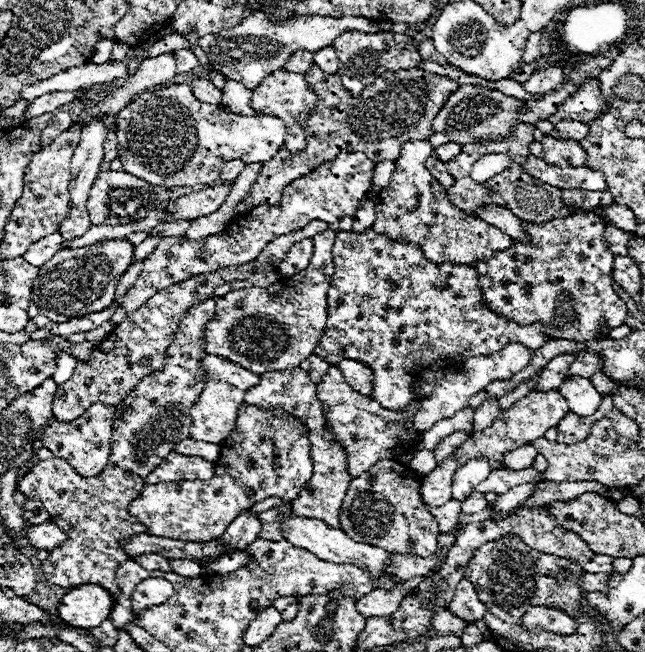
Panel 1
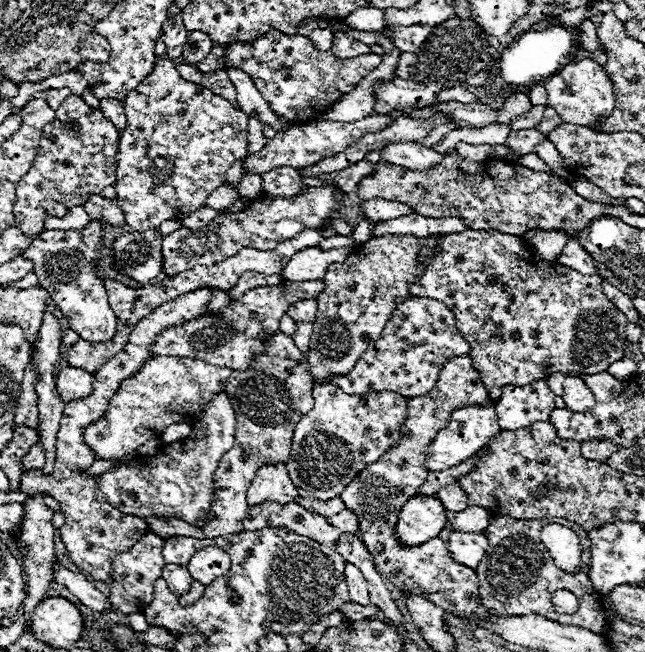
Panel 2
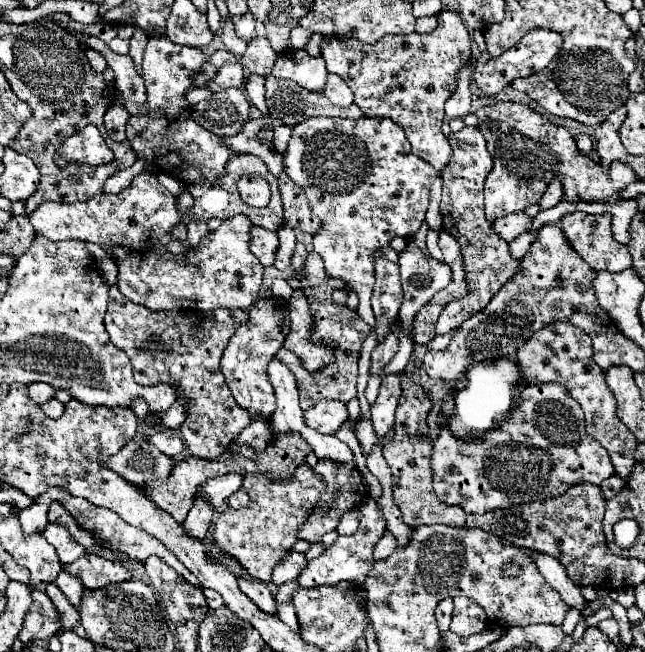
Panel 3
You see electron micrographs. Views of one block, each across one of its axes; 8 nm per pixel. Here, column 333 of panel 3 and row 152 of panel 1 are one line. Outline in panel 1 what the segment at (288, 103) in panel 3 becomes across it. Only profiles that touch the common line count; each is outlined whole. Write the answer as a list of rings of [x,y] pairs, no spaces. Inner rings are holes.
[[[108,132],[106,142],[104,142],[104,160],[100,164],[100,170],[108,170],[110,162],[116,158],[116,134]]]

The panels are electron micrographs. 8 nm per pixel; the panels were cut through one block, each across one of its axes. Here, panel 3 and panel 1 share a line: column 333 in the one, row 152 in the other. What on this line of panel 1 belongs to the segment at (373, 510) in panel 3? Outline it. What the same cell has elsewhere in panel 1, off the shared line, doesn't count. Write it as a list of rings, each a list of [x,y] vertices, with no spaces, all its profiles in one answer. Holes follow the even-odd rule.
[[[546,136],[544,142],[544,160],[554,166],[584,166],[586,164],[586,152],[576,140],[558,140],[552,136]]]

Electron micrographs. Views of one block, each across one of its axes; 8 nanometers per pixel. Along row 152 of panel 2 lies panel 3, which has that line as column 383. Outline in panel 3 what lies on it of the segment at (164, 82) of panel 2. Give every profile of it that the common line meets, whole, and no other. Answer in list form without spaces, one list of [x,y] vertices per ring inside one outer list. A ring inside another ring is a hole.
[[[306,118],[292,130],[292,138],[286,148],[284,164],[286,174],[306,190],[314,214],[322,220],[324,228],[314,236],[314,250],[324,258],[326,272],[330,276],[344,278],[348,286],[358,294],[358,316],[370,324],[370,332],[362,348],[372,350],[376,342],[374,314],[370,308],[370,296],[374,286],[374,250],[388,246],[394,236],[410,238],[418,232],[426,210],[428,210],[428,190],[438,172],[412,154],[410,142],[404,130],[394,124],[390,118],[360,118],[360,120],[342,120],[342,118]]]

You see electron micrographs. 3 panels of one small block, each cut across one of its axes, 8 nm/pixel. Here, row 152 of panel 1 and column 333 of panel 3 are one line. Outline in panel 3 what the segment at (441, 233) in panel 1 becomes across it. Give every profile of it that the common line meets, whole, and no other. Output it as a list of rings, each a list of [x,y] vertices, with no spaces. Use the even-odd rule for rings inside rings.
[[[320,400],[304,414],[304,424],[322,434],[334,434],[346,420],[346,404],[336,400]]]

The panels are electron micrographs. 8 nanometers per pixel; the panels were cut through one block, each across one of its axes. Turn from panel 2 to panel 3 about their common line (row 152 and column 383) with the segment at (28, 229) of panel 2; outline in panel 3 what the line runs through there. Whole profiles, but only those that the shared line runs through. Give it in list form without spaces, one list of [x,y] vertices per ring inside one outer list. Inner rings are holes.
[[[442,10],[438,14],[438,26],[432,34],[406,34],[406,36],[396,36],[396,34],[386,34],[382,40],[376,44],[364,44],[356,38],[326,38],[320,44],[322,58],[326,60],[328,72],[338,74],[354,92],[354,104],[362,110],[364,116],[386,116],[392,118],[398,126],[404,128],[406,138],[412,144],[412,152],[420,156],[422,160],[430,162],[438,172],[450,162],[452,148],[448,138],[442,132],[442,120],[444,120],[444,102],[448,96],[454,92],[456,86],[456,72],[470,60],[472,54],[472,42],[466,24],[462,22],[458,12],[452,10]]]

